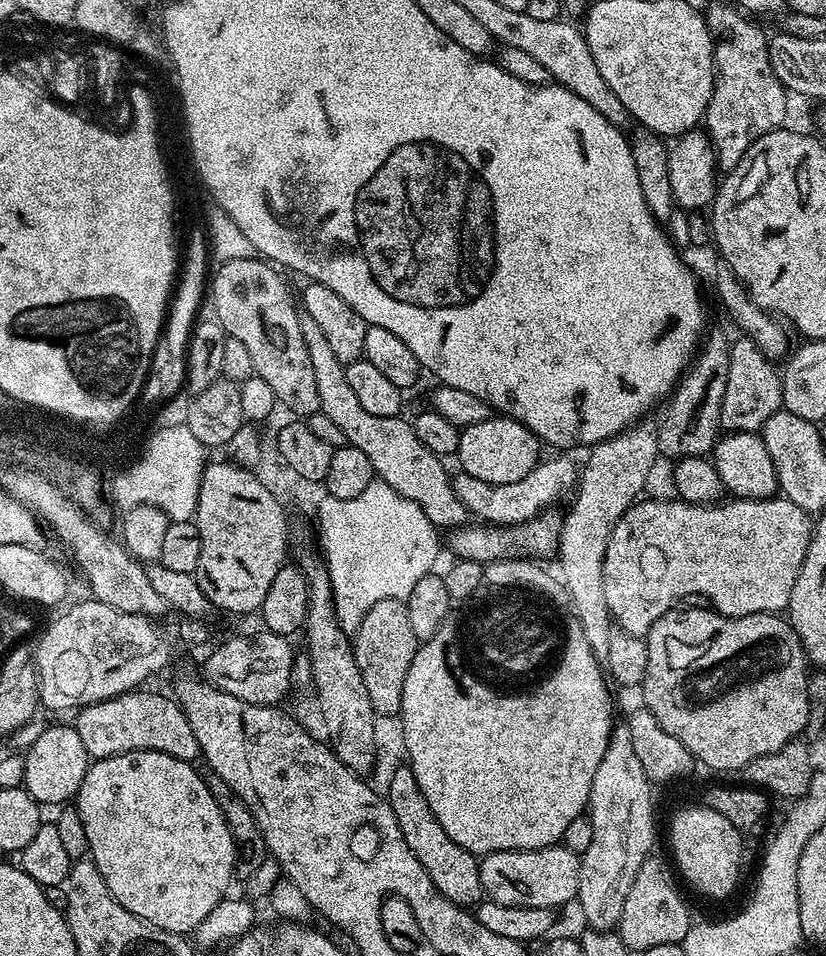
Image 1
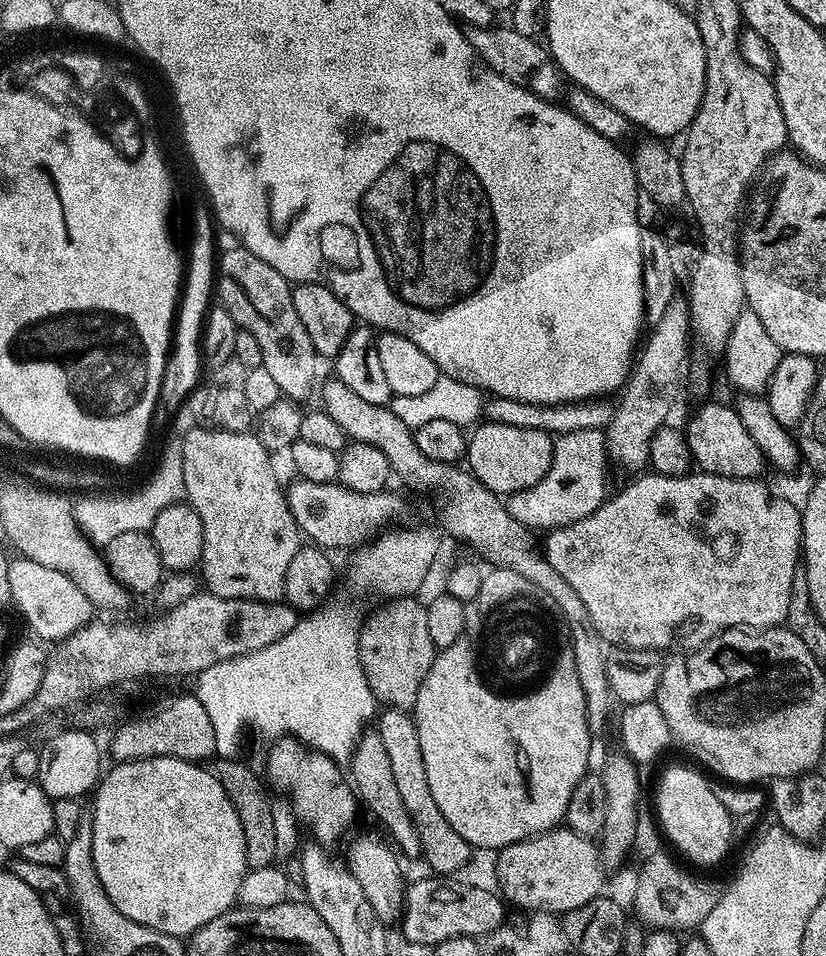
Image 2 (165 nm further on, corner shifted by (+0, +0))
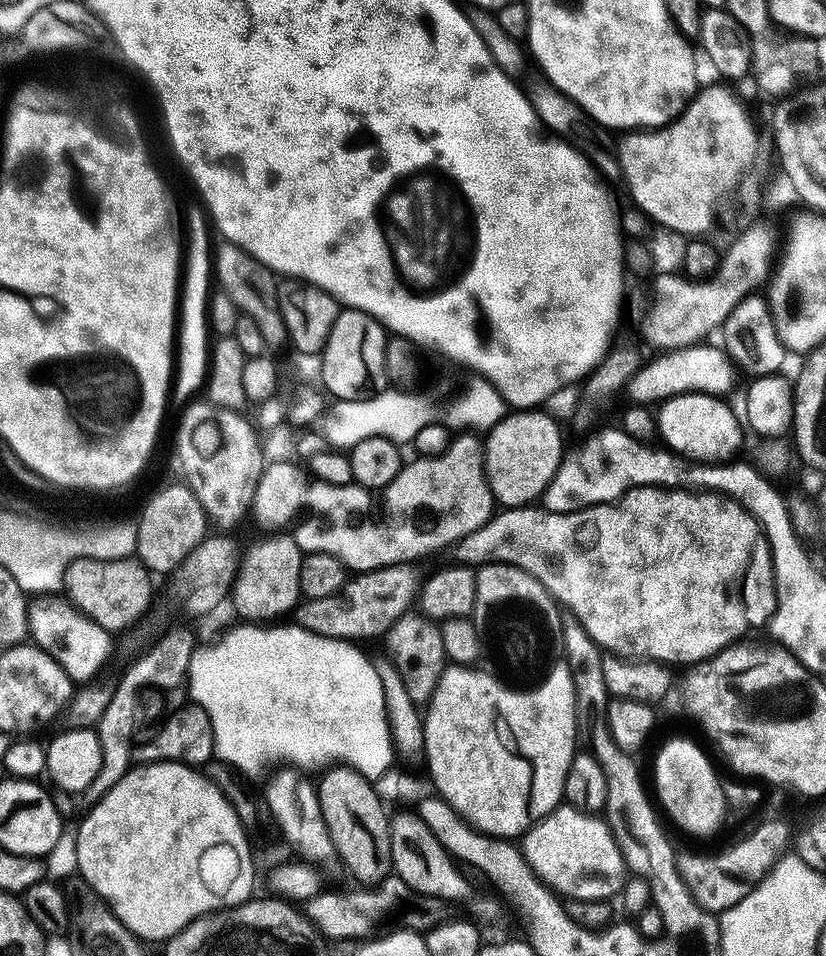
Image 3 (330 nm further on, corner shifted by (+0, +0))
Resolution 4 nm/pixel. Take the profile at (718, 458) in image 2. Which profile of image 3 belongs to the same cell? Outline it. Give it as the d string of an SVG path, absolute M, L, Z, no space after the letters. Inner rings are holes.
M687 392L685 396L671 396L655 409L655 431L677 456L702 464L728 462L744 442L742 420L732 413L732 408L721 397L708 396L704 392Z

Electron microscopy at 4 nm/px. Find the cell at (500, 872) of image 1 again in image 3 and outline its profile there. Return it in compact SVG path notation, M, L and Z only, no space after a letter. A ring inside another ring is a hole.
M558 806L549 816L536 821L523 833L522 851L526 862L543 884L553 892L570 900L607 900L611 901L624 887L626 865L616 840L608 829L607 819L590 812L580 812L571 806Z

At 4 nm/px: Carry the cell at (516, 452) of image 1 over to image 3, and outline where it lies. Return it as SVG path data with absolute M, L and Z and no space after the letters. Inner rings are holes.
M512 410L493 428L487 429L484 443L484 469L493 501L504 508L532 506L550 486L566 455L564 440L556 420L544 410Z

